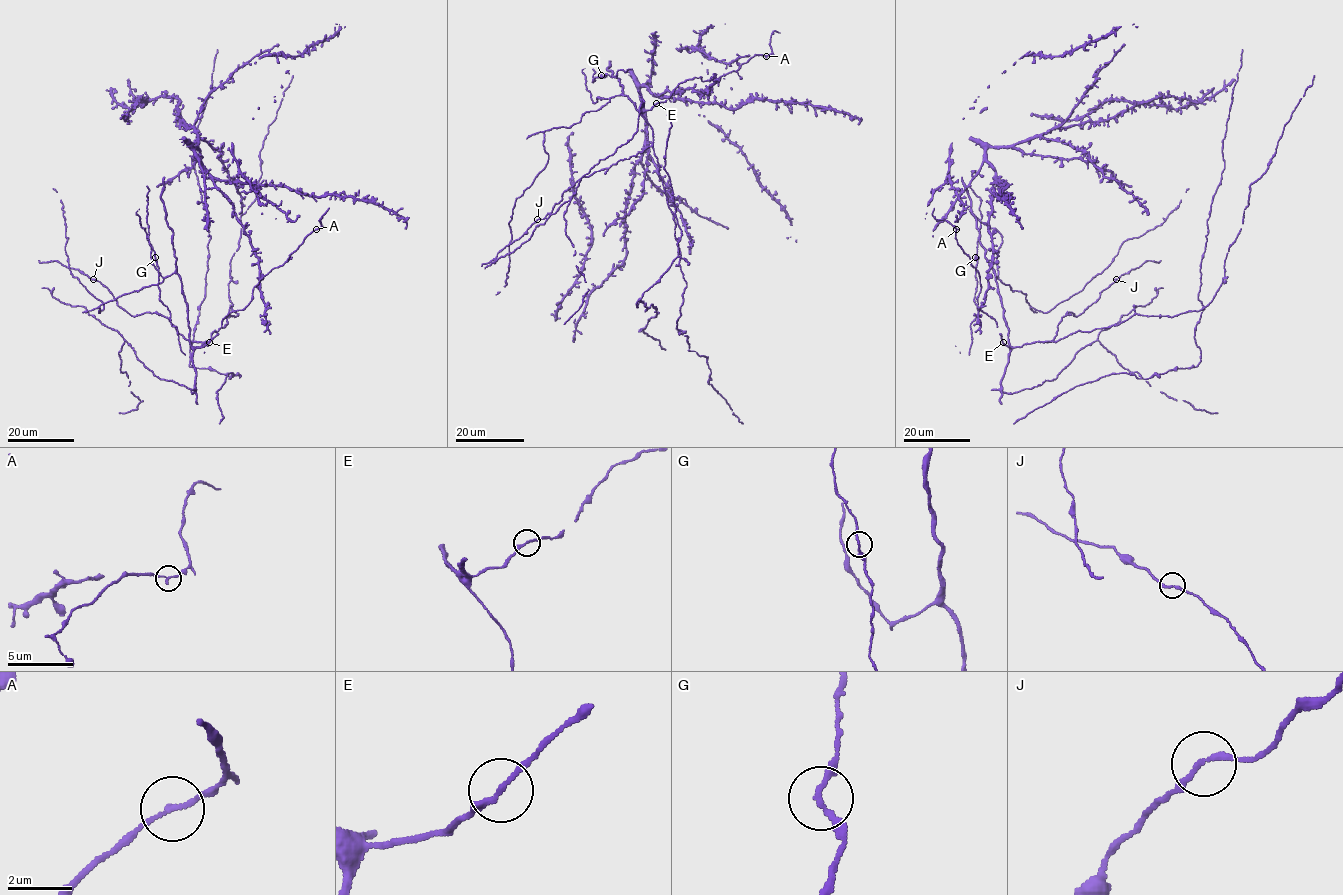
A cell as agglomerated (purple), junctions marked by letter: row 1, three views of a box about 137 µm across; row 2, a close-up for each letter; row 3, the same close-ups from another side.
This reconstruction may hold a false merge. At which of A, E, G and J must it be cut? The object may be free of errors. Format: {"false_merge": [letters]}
{"false_merge": []}

